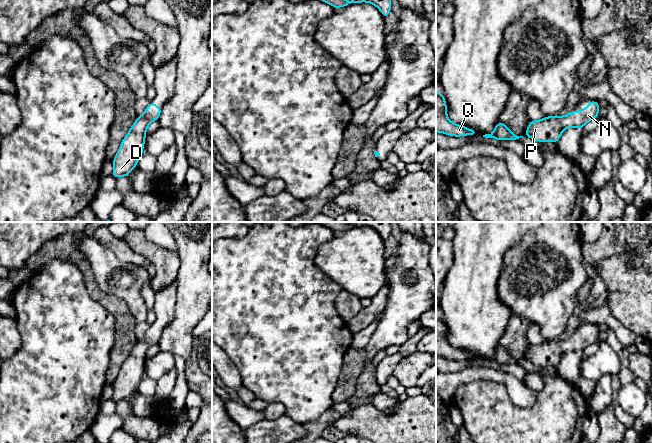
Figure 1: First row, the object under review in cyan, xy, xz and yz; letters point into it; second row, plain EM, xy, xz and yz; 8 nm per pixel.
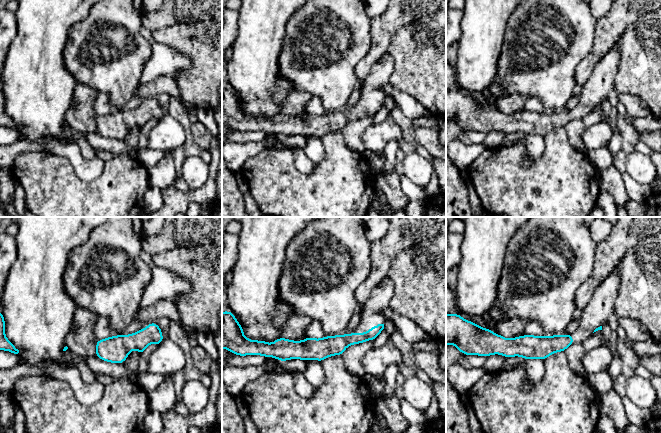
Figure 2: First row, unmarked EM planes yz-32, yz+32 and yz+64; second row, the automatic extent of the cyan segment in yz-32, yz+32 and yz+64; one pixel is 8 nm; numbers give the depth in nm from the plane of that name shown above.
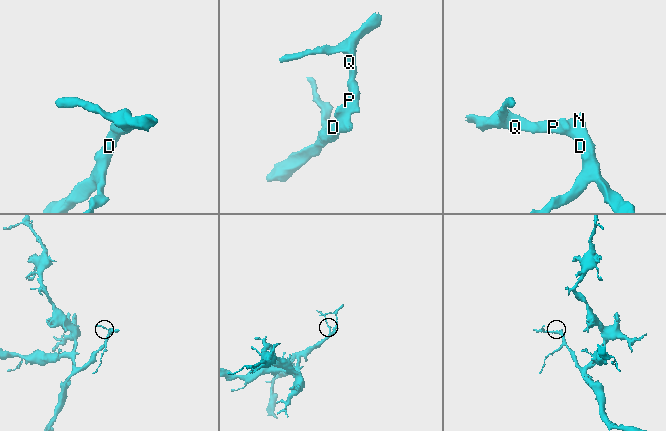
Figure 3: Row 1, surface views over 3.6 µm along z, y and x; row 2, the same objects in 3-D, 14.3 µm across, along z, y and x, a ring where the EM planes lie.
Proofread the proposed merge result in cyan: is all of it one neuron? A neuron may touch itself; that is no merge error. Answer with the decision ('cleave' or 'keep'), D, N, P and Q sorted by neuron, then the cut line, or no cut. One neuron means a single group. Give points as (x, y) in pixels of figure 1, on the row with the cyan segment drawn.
keep; D N P Q; no cut

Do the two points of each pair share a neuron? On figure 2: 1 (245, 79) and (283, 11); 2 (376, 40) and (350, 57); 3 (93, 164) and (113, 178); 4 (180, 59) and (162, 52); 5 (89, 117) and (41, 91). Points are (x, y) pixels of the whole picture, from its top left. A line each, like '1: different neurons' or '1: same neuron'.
1: same neuron
2: different neurons
3: different neurons
4: same neuron
5: different neurons

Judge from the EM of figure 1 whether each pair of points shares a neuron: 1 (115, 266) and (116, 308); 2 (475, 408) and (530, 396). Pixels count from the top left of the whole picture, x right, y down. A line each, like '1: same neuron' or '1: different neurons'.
1: different neurons
2: different neurons

